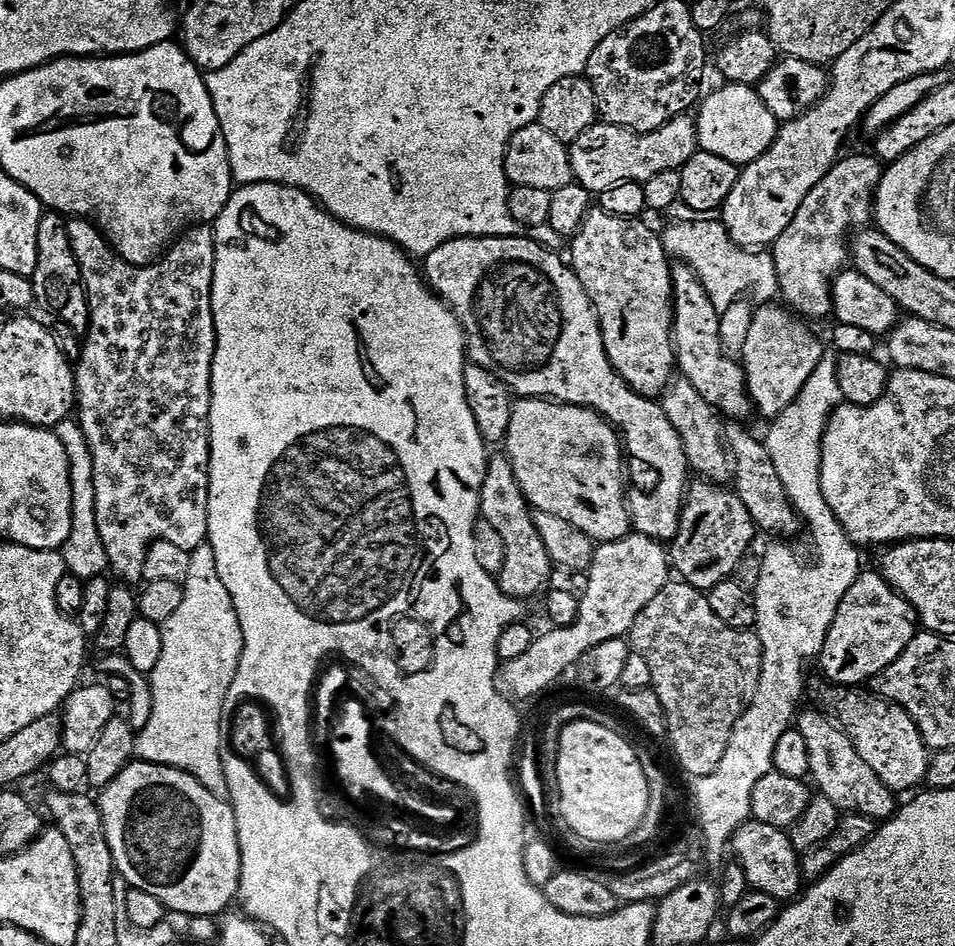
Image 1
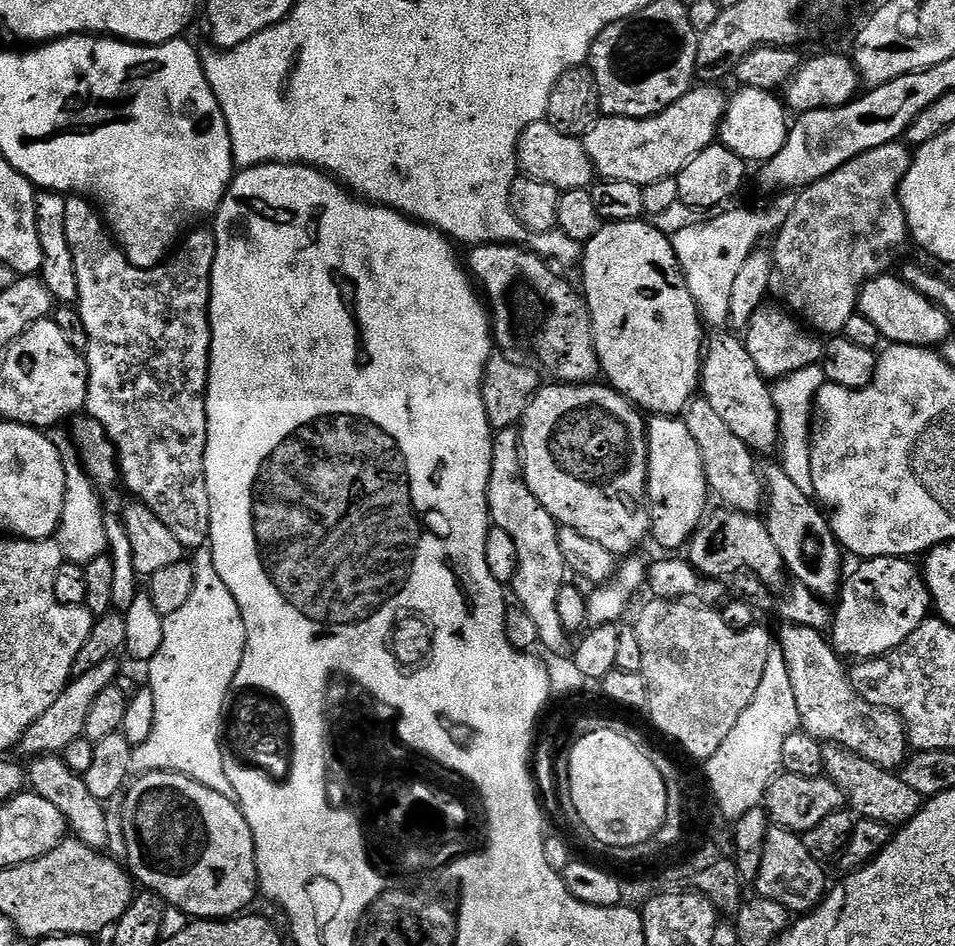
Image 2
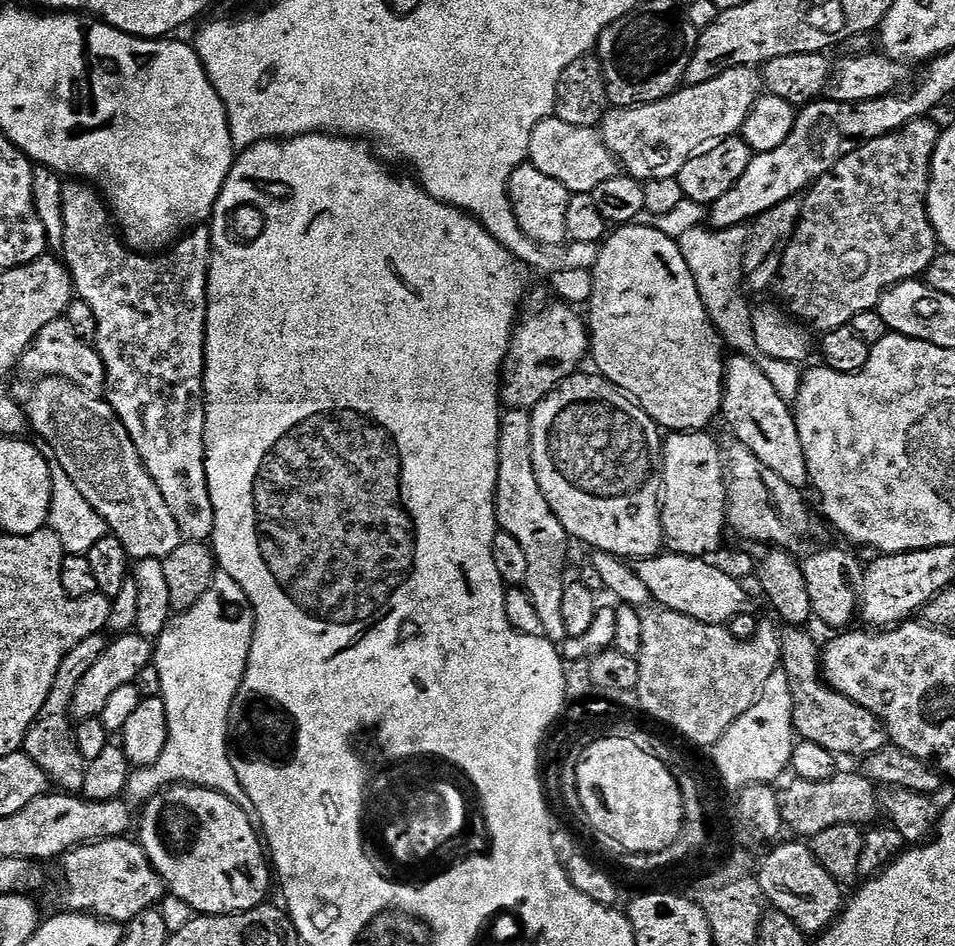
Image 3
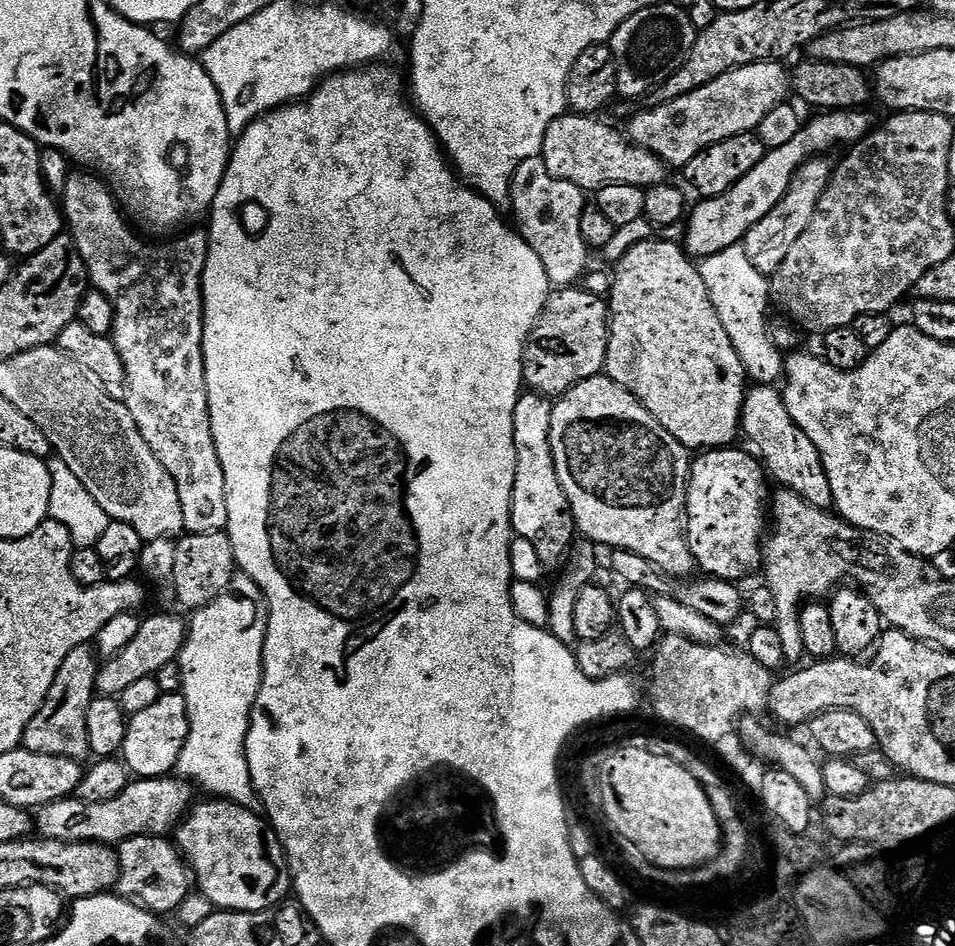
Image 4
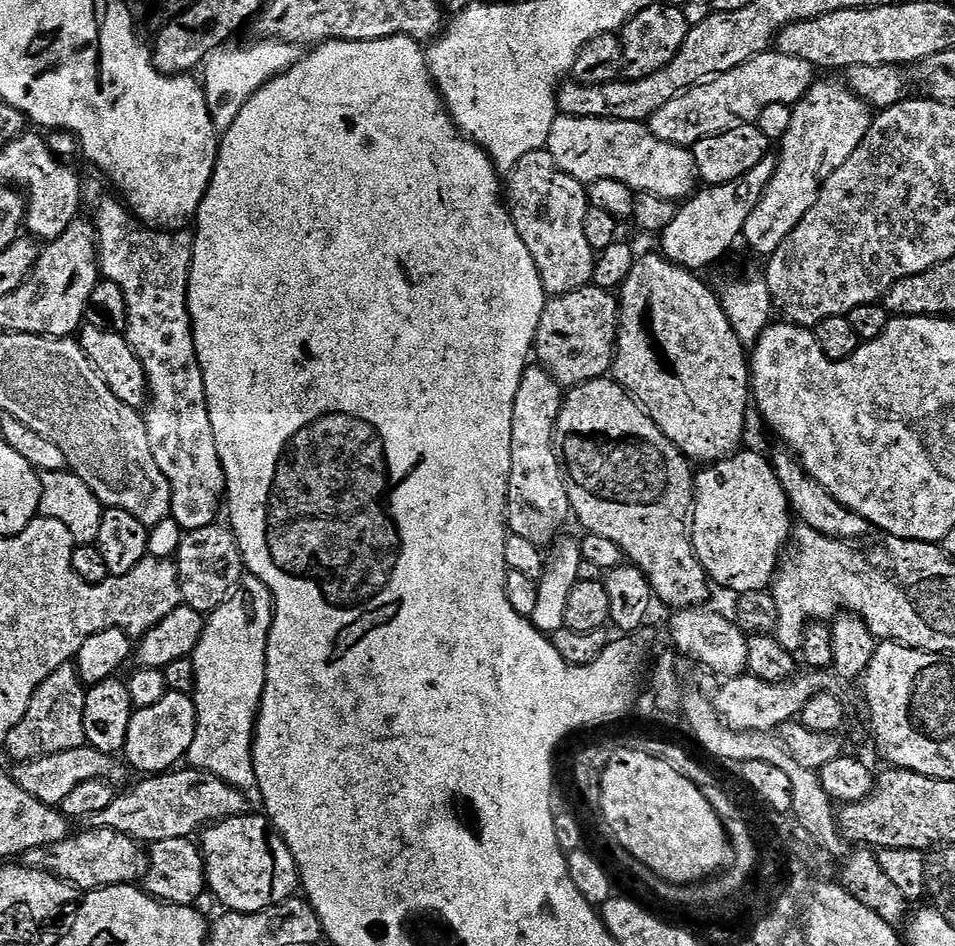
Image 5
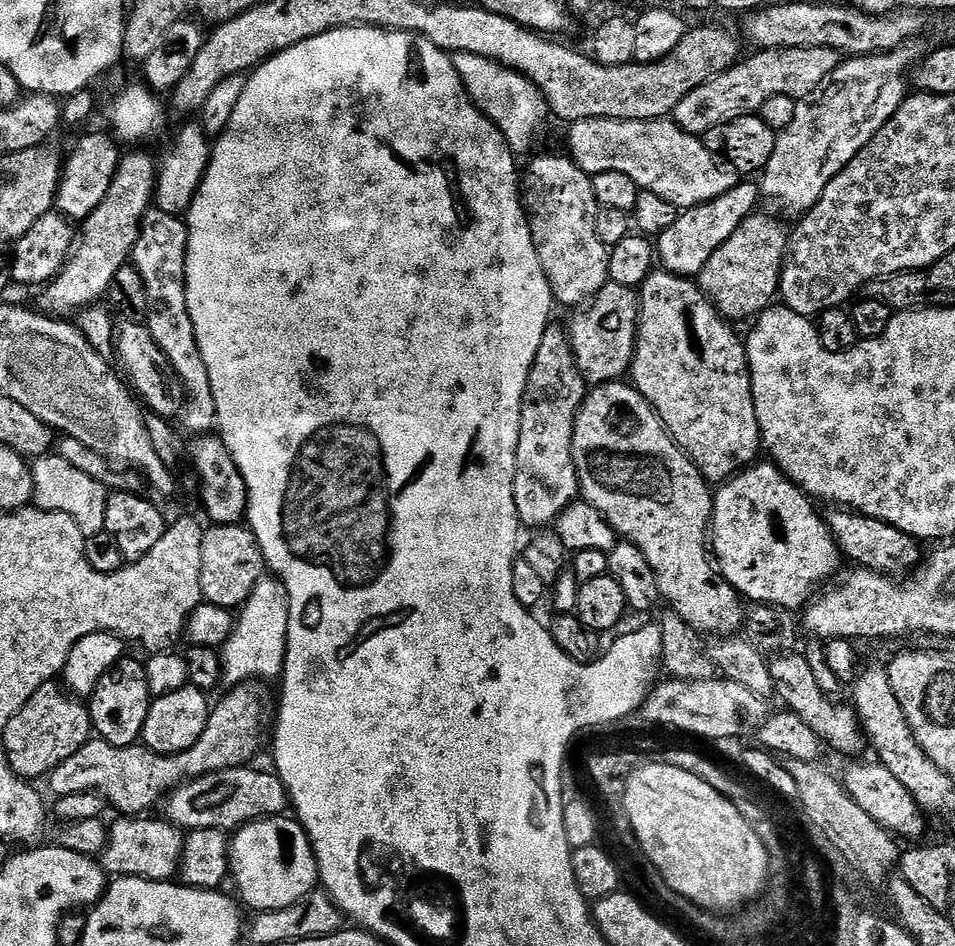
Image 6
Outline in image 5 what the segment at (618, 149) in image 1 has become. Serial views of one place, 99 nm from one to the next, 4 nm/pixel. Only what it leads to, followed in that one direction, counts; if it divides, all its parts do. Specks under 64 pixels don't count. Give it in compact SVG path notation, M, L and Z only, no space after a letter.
M775 50L763 52L750 62L714 76L666 102L662 110L653 114L651 130L671 144L697 144L702 138L735 128L738 124L759 121L766 106L797 104L814 83L812 72L814 73L814 65L802 58L790 58L790 54Z

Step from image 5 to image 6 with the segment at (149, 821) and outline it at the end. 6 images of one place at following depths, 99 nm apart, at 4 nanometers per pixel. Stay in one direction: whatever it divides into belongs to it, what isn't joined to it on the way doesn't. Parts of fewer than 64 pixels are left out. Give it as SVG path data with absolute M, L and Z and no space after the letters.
M227 768L184 781L165 799L165 819L181 830L220 829L234 832L255 820L283 815L289 809L288 792L274 772L255 768Z

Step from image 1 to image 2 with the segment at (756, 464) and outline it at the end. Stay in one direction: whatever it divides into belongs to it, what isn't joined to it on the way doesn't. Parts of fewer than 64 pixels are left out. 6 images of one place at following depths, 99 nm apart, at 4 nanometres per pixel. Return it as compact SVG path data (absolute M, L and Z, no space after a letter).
M779 466L764 468L762 472L766 489L766 523L778 554L782 554L785 569L796 579L801 588L810 590L821 598L835 597L845 579L845 553L832 532L829 517L822 511L821 505L814 502L812 496L802 494L798 486L786 475L786 470Z

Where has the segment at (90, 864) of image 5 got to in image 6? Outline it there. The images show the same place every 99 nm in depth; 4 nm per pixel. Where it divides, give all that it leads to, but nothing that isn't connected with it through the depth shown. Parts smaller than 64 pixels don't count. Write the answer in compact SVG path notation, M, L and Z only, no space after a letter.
M120 818L108 830L108 842L102 853L102 867L109 877L133 876L147 880L171 881L179 873L180 859L184 853L185 833L164 818L159 820L144 820L148 818Z

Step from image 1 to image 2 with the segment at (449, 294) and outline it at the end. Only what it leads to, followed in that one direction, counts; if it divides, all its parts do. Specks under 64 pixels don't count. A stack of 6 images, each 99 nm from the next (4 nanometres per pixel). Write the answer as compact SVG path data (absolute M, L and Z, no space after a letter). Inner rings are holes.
M481 244L469 252L472 253L468 260L466 256L466 268L486 297L495 343L499 347L501 344L504 348L532 351L536 355L535 363L545 373L548 371L553 381L562 384L595 381L600 363L583 295L577 289L575 292L549 261L529 252L527 247ZM652 416L648 429L648 513L652 516L651 539L664 548L683 549L700 521L709 511L710 489L698 442L694 442L683 419L676 416Z

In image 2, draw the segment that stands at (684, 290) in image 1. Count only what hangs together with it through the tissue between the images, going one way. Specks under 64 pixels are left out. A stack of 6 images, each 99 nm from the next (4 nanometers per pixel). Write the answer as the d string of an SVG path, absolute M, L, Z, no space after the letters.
M716 330L707 337L704 365L700 368L700 392L703 400L714 406L722 422L726 422L753 453L775 453L779 449L780 419L769 381L761 376L758 366L754 366L754 358L750 358L750 350L739 335Z

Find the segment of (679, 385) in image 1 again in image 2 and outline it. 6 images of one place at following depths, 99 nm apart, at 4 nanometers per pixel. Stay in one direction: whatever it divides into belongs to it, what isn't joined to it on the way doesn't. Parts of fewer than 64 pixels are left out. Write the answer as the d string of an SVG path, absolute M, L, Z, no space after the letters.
M693 398L684 409L682 419L686 430L693 435L694 442L698 442L711 495L715 499L717 496L721 500L719 503L733 512L759 513L766 500L766 489L761 469L756 469L757 457L752 449L730 430L730 426L726 426L726 422L722 422L714 406L710 406L710 402L703 398Z

